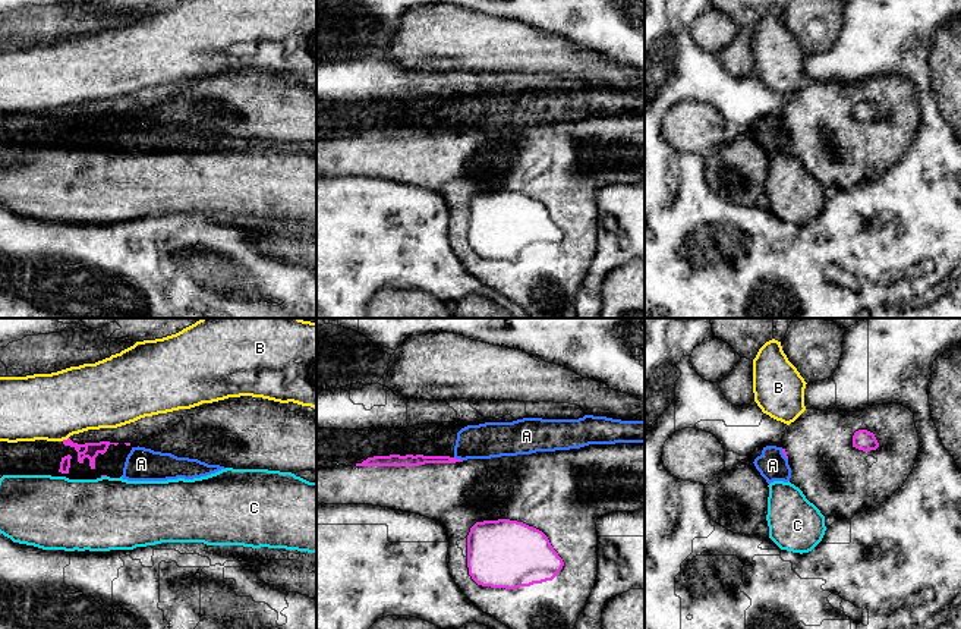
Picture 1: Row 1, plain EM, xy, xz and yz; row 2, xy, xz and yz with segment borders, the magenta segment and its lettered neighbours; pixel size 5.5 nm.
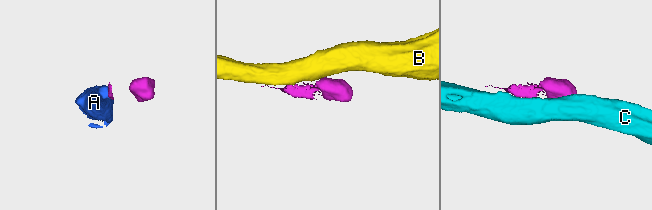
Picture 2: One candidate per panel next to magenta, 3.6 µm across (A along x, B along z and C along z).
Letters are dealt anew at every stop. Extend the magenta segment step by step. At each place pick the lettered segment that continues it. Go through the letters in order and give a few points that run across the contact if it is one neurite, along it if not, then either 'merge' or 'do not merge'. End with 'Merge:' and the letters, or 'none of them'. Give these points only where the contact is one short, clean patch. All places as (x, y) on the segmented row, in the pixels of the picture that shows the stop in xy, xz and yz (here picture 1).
A: line xz (454, 456), (462, 461); do not merge
B: line xy (68, 437), (62, 440); do not merge
C: line xy (101, 475), (106, 477); do not merge
Merge: none of them

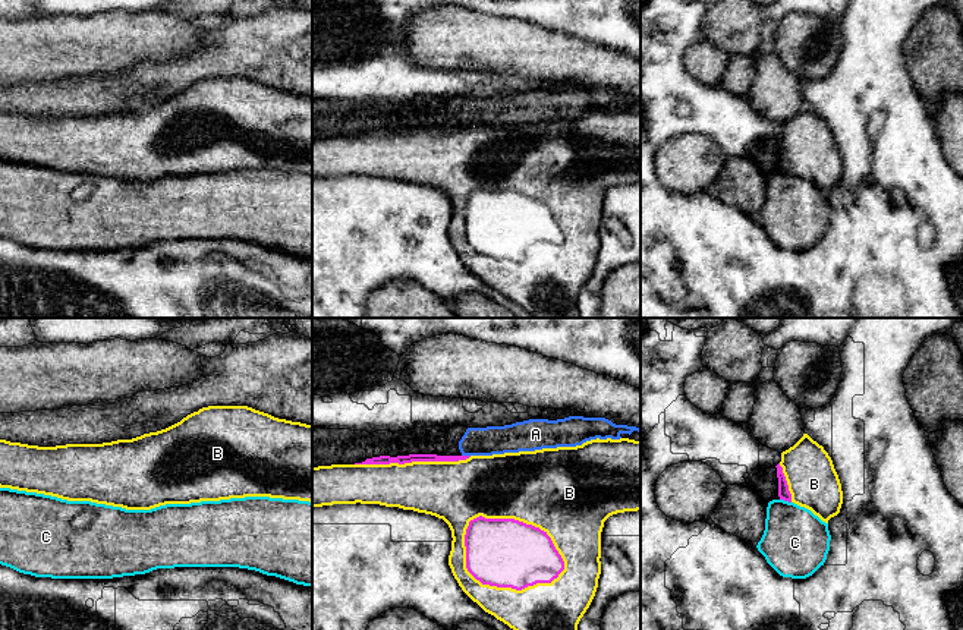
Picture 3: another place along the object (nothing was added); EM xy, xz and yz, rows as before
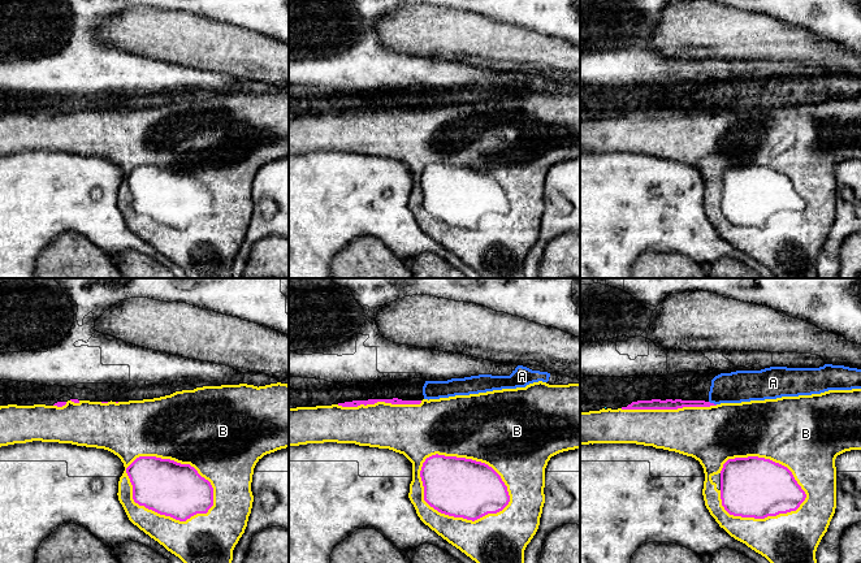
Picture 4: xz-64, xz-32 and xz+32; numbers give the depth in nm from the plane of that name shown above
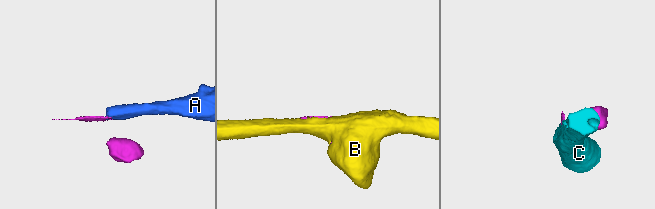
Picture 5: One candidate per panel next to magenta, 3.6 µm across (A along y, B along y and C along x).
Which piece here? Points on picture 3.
A: line xz (462, 454), (469, 456); do not merge
B: merge
C: line yz (780, 498), (790, 503); do not merge
Merge: B

